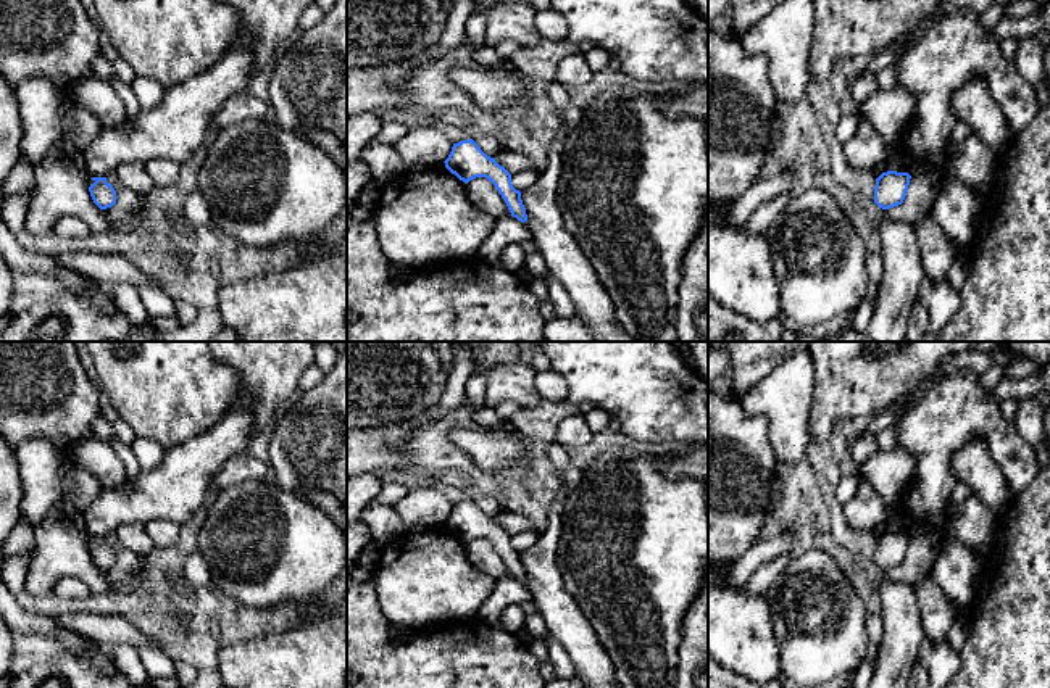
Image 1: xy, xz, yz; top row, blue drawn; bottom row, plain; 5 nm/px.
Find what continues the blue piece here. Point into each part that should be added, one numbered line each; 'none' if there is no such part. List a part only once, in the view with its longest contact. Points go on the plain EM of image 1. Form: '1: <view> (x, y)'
none

